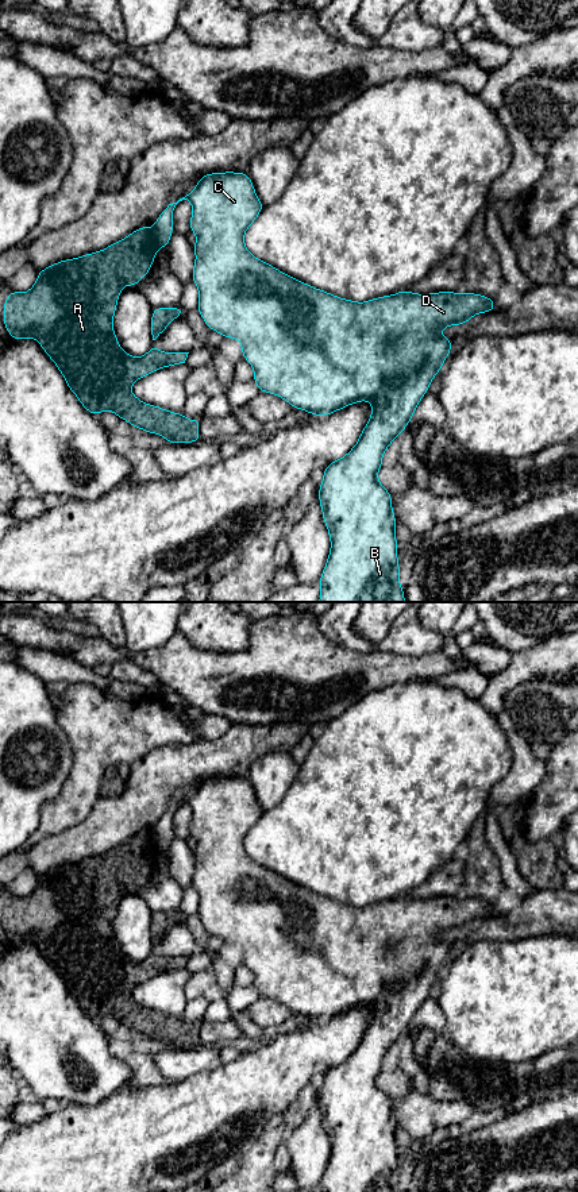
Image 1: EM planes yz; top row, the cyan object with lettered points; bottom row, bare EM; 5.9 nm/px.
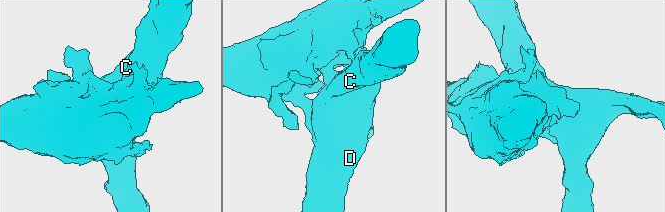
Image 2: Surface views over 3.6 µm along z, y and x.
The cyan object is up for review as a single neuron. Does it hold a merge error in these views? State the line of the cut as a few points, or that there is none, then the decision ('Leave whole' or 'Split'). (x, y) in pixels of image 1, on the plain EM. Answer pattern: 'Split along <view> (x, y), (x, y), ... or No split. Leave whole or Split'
Split along yz (150, 833), (158, 852). Split

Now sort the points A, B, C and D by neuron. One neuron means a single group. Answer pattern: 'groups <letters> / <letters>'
groups A / B C D

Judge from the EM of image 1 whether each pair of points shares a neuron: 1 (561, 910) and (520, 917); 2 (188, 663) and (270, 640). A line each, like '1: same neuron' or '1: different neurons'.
1: same neuron
2: same neuron

